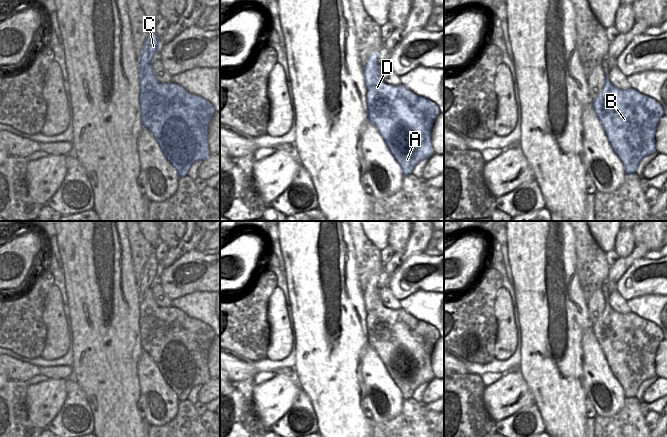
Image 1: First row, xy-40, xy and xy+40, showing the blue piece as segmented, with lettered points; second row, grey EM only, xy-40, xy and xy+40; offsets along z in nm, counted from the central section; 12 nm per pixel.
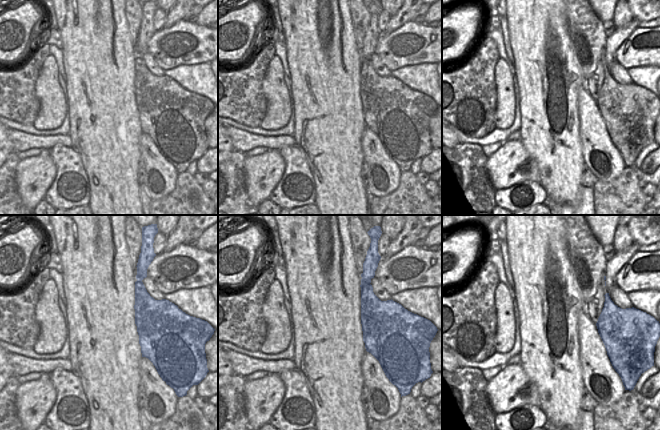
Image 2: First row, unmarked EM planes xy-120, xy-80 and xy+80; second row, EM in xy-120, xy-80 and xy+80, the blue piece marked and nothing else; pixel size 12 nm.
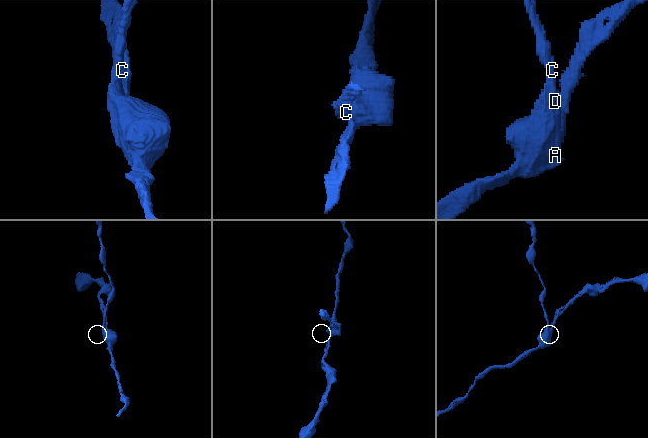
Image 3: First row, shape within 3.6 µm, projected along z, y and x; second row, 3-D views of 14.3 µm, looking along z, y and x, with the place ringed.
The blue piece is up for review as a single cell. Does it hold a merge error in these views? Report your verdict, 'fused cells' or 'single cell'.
fused cells

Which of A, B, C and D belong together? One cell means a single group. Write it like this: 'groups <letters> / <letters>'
groups A B D / C

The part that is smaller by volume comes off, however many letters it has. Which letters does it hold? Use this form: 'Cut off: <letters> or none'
Cut off: C

